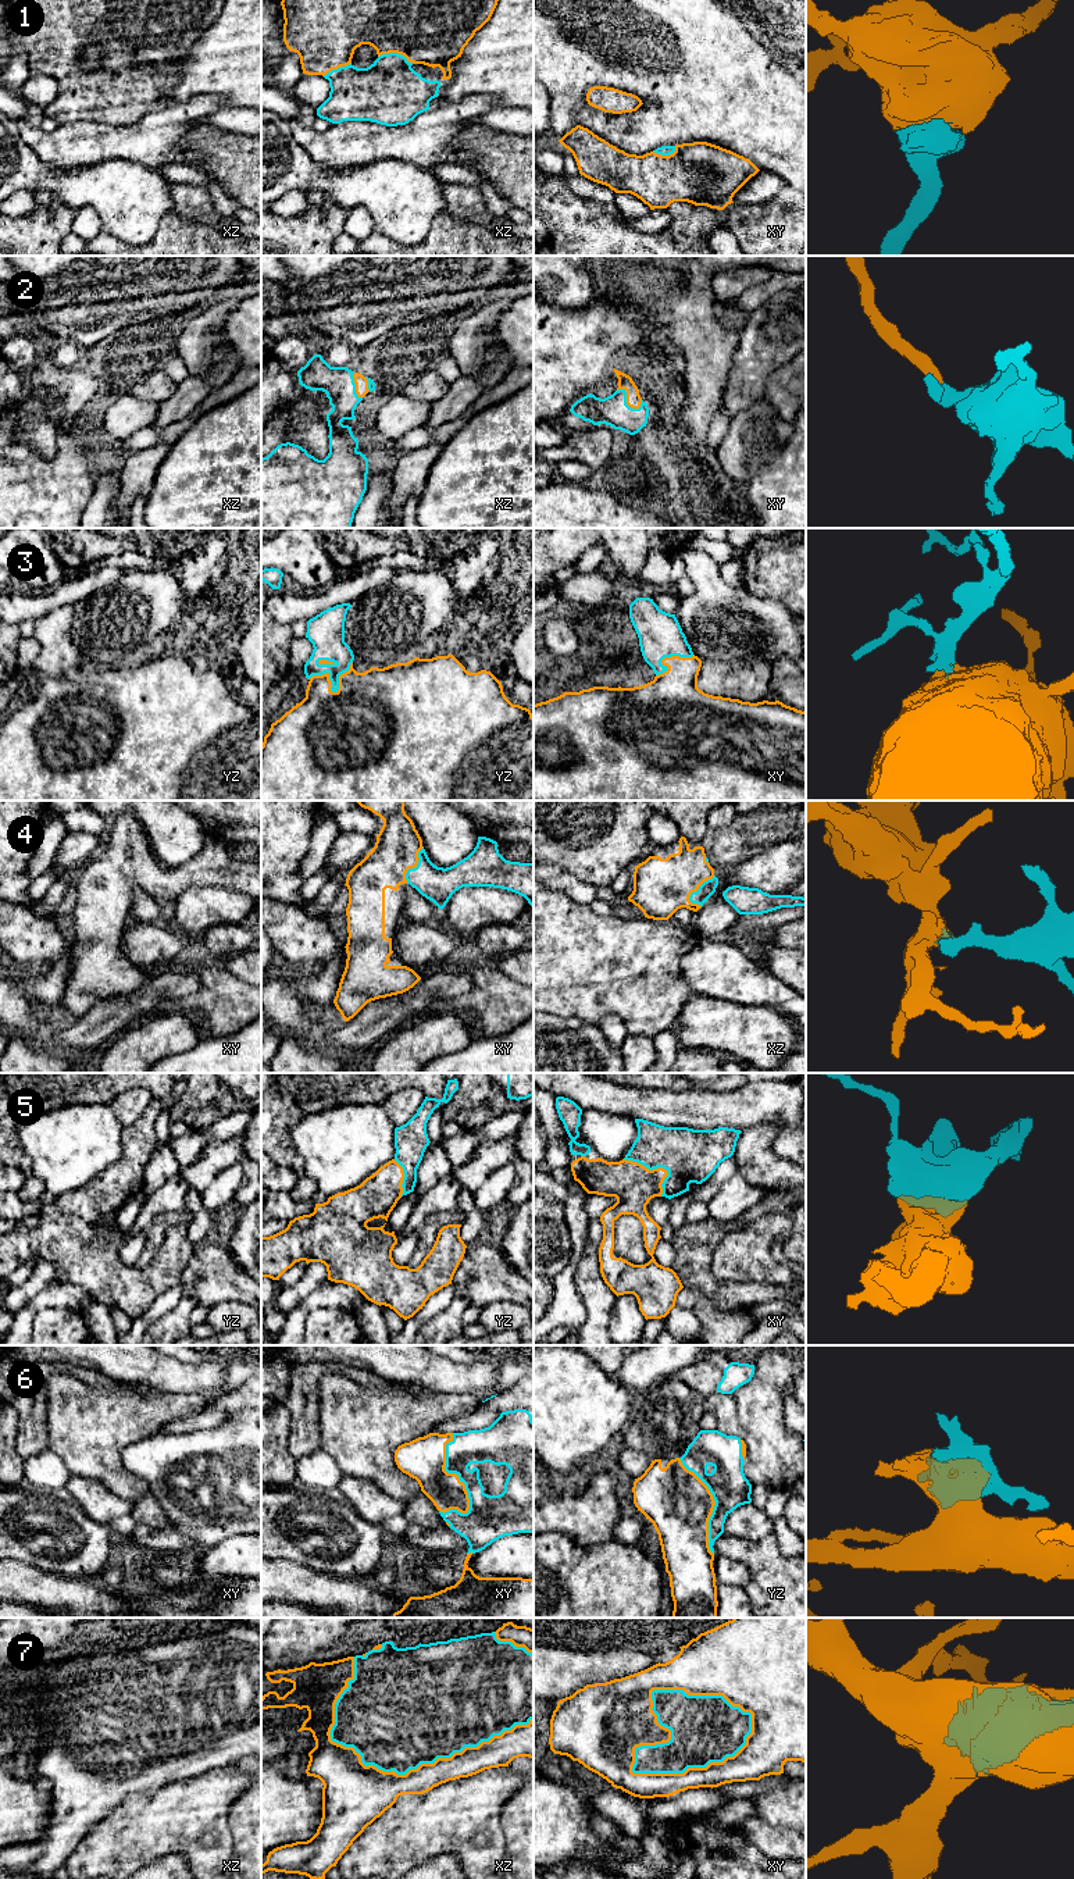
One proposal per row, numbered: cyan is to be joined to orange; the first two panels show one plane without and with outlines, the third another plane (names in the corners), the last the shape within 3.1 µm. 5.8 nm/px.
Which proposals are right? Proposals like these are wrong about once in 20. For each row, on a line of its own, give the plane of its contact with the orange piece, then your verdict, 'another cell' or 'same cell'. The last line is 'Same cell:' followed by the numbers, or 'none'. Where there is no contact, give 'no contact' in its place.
1: contact in xz; same cell
2: contact in xy; same cell
3: contact in yz; same cell
4: contact in xz; same cell
5: contact in xy; same cell
6: contact in xy; same cell
7: contact in xy; same cell
Same cell: 1, 2, 3, 4, 5, 6, 7

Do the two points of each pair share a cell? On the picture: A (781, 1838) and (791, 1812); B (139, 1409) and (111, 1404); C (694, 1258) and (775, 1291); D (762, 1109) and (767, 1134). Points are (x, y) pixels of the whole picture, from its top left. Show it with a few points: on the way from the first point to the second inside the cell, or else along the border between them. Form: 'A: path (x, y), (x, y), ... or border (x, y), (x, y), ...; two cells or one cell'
A: border (757, 1815), (769, 1824), (791, 1829); two cells
B: path (132, 1409), (118, 1409); one cell
C: path (706, 1280), (719, 1293), (753, 1293); one cell
D: border (778, 1130), (770, 1125), (756, 1125), (742, 1131); two cells

